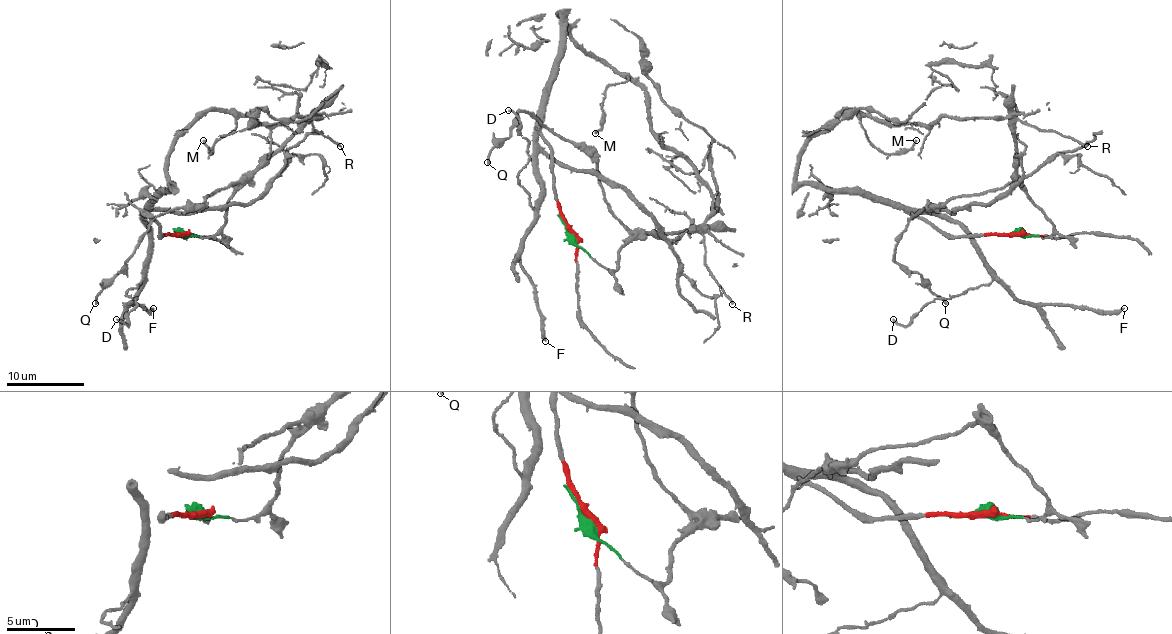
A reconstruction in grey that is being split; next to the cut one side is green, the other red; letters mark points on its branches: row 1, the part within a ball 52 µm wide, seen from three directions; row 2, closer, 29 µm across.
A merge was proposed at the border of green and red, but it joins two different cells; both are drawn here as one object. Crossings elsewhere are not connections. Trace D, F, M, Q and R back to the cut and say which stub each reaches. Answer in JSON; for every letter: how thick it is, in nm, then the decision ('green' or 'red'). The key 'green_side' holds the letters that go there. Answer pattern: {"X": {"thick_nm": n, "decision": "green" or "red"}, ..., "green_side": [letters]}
{"D": {"thick_nm": 180, "decision": "red"}, "F": {"thick_nm": 320, "decision": "red"}, "M": {"thick_nm": 180, "decision": "red"}, "Q": {"thick_nm": 240, "decision": "green"}, "R": {"thick_nm": 200, "decision": "green"}, "green_side": ["Q", "R"]}

